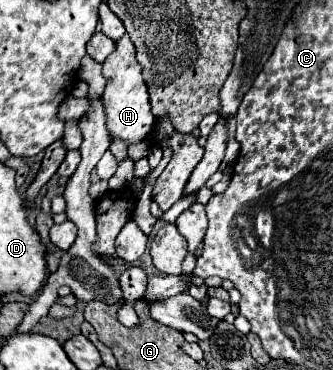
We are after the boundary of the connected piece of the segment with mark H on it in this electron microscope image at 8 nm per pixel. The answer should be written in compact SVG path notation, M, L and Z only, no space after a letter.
M123 35L117 41L115 51L105 59L103 63L103 77L107 79L105 87L105 105L107 105L107 131L111 139L121 139L127 145L139 143L151 133L151 125L155 123L155 117L151 115L149 107L149 95L145 81L141 77L141 65L135 59L135 47L127 35Z

